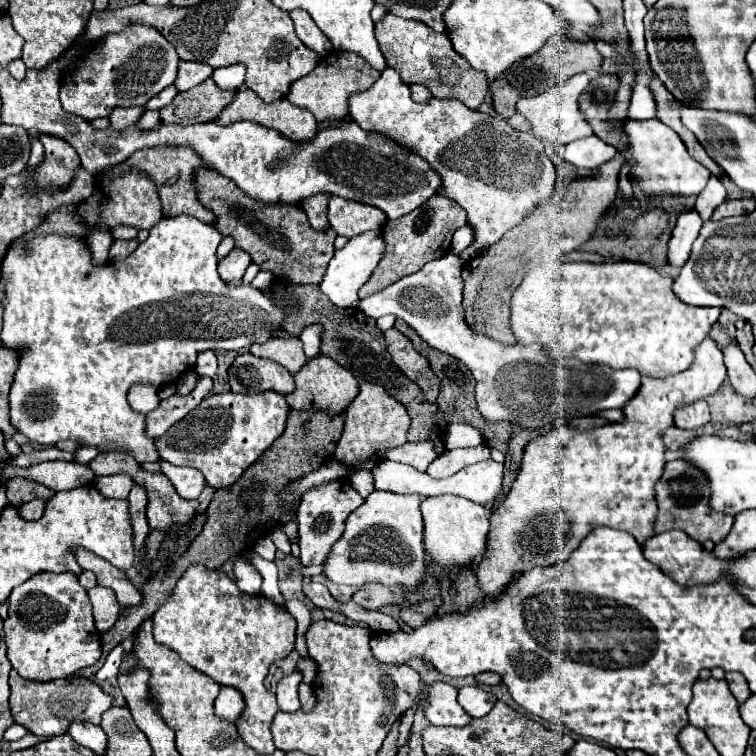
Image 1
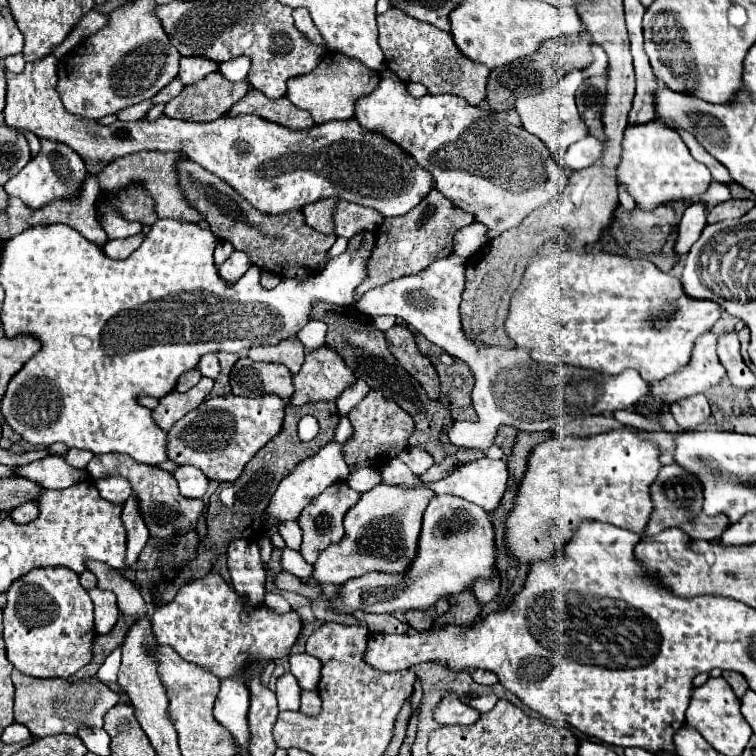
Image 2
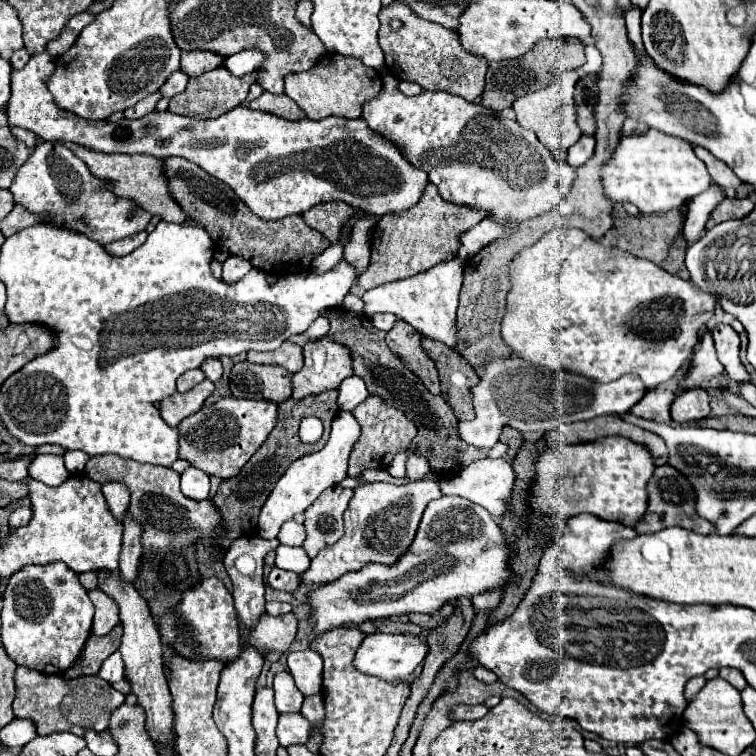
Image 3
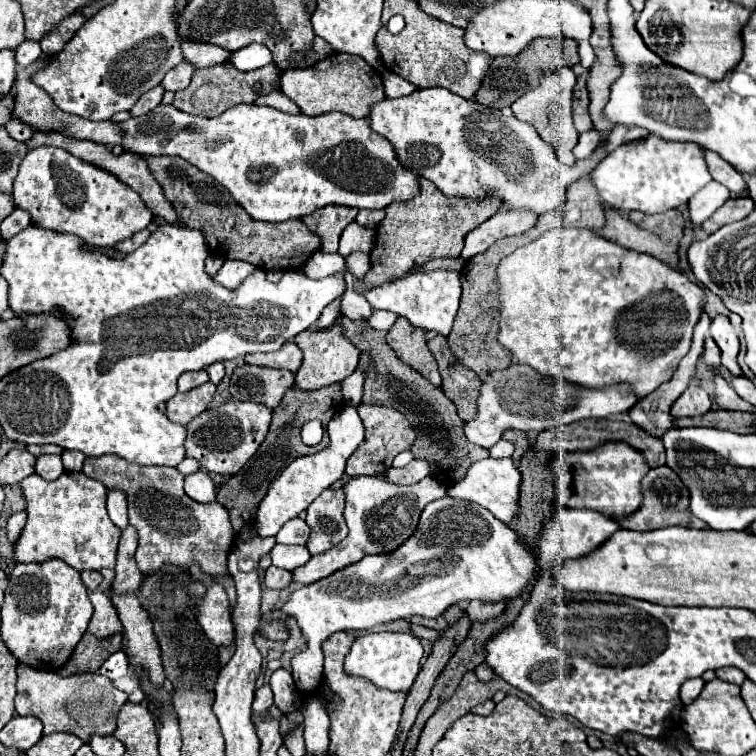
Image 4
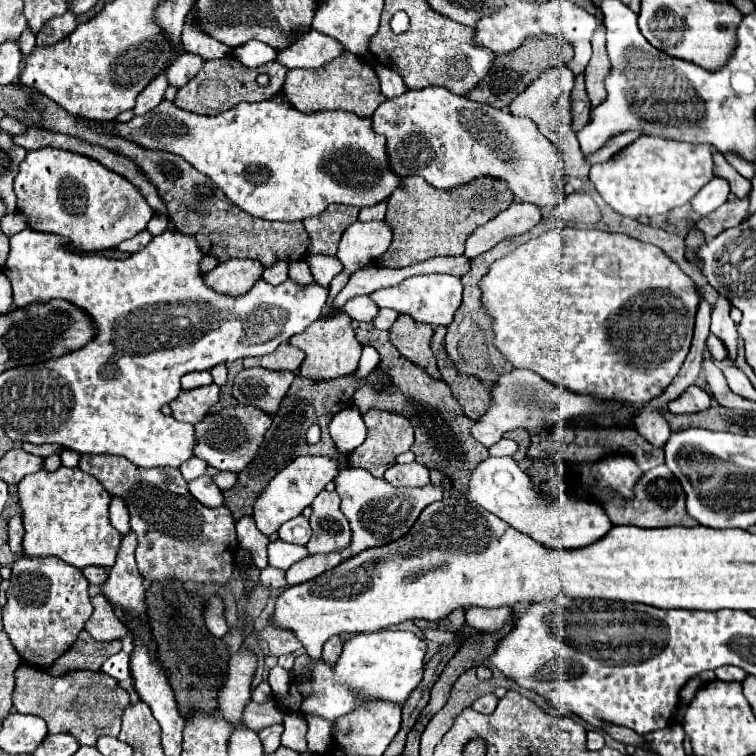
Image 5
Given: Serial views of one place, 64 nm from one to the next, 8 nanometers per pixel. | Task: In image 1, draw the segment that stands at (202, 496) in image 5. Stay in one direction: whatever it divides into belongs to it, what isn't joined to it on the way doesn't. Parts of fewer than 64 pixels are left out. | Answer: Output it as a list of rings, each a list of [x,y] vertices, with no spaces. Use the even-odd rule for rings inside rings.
[[[160,459],[162,464],[162,472],[170,478],[170,482],[174,484],[174,488],[178,490],[178,494],[182,498],[198,498],[200,492],[206,488],[204,476],[200,474],[200,470],[196,468],[180,468],[180,466],[172,466],[168,462]]]

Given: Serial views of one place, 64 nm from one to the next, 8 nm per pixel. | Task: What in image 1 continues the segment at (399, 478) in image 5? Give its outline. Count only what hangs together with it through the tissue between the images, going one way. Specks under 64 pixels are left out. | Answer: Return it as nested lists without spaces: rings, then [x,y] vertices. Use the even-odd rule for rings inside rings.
[[[406,442],[400,448],[388,450],[386,458],[396,462],[404,462],[404,464],[410,464],[416,470],[426,472],[426,468],[434,462],[436,452],[434,452],[432,442]]]

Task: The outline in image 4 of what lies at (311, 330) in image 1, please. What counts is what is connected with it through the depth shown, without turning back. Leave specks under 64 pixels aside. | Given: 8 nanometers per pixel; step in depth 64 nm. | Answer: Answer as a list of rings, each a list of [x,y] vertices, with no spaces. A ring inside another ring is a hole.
[[[342,296],[336,298],[336,302],[332,302],[324,308],[320,318],[316,320],[316,328],[328,328],[336,320],[336,316],[340,316],[340,300],[342,300]]]

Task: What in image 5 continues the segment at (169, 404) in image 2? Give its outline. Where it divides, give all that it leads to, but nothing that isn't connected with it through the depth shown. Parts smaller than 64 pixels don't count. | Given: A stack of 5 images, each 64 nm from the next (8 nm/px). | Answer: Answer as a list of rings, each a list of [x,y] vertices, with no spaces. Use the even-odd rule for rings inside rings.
[[[216,384],[192,388],[192,390],[182,390],[176,400],[170,402],[172,416],[180,422],[200,422],[208,414],[208,410],[218,404],[220,398],[220,388]]]

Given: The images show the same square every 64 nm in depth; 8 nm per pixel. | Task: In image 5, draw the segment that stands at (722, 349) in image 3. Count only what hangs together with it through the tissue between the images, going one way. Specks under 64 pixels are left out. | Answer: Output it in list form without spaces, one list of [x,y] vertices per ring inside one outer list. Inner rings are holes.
[[[718,296],[716,304],[714,304],[714,310],[712,310],[712,326],[710,326],[710,332],[716,334],[720,340],[724,340],[730,358],[734,358],[736,356],[738,332],[736,332],[734,320],[730,318],[730,310],[732,310],[732,304],[728,302],[728,298]]]

